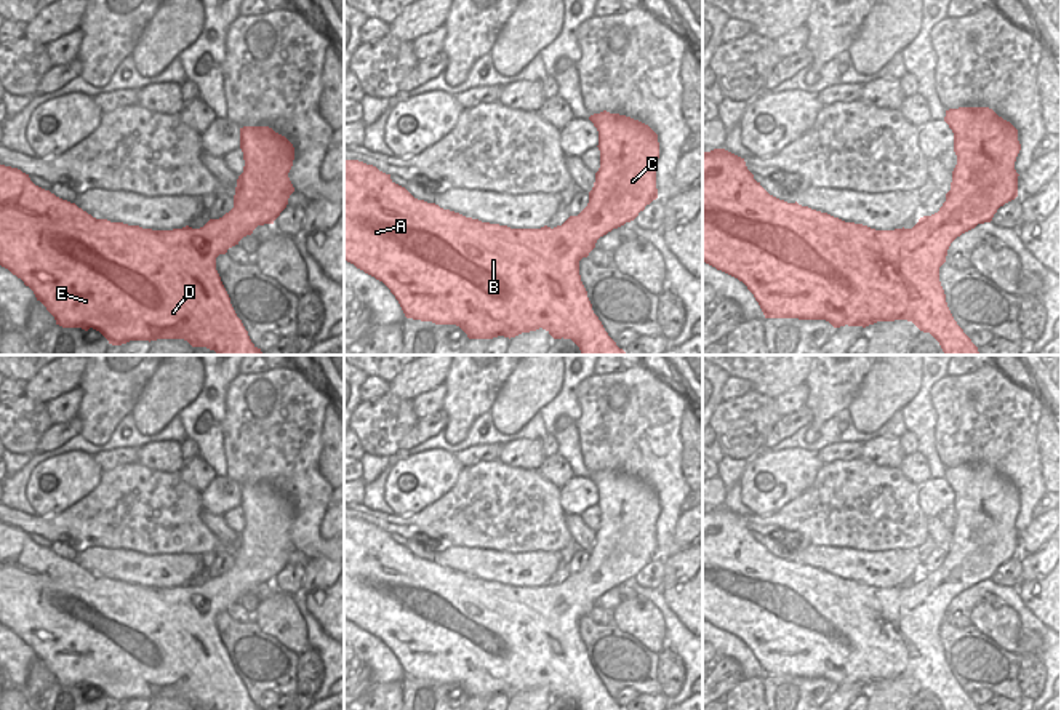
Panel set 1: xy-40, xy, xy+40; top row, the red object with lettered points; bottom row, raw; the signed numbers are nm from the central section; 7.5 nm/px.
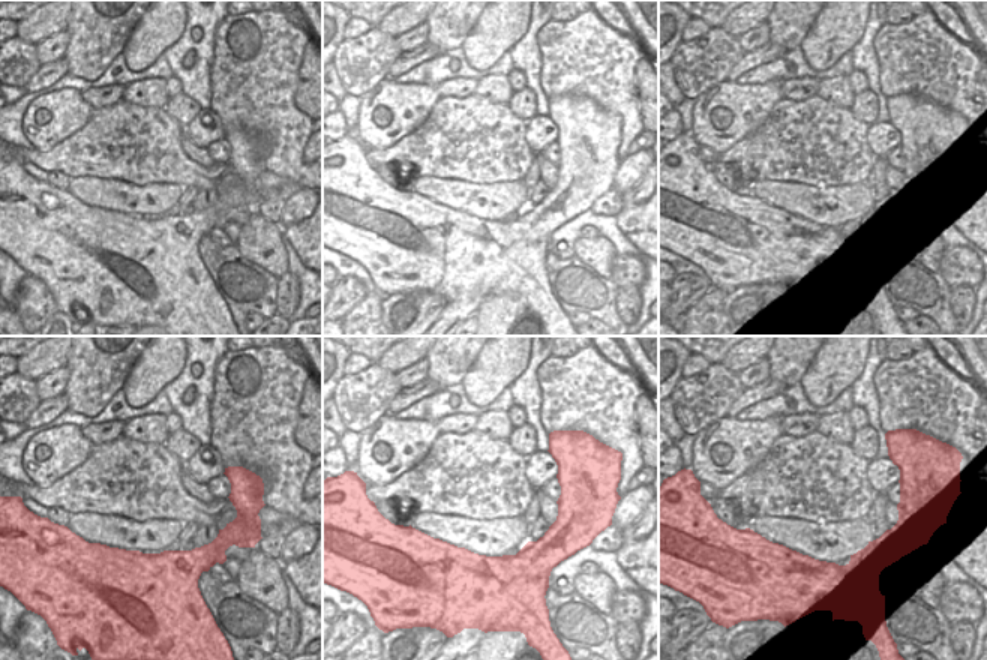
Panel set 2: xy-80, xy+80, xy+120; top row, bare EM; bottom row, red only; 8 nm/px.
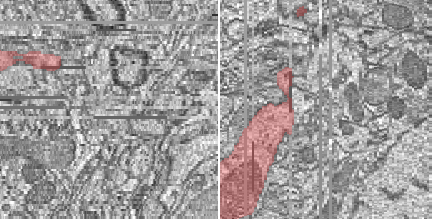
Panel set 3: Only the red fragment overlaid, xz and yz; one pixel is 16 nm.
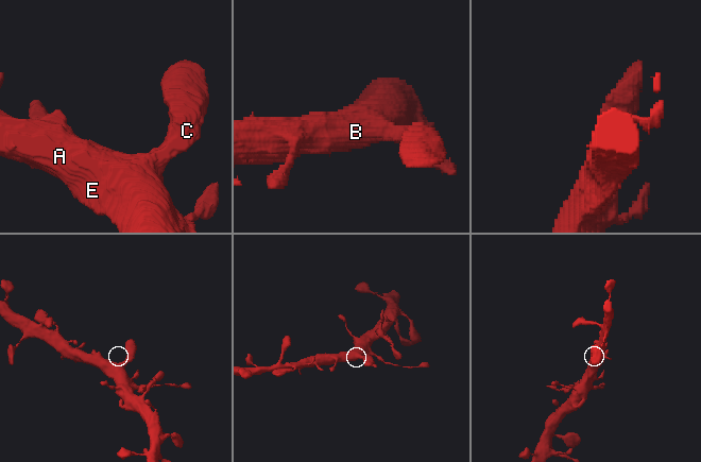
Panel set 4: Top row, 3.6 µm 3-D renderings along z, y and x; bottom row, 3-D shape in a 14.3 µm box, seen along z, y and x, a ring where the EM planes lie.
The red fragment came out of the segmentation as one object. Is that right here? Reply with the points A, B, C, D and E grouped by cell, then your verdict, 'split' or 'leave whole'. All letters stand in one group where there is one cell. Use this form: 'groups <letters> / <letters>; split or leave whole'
groups A B C D E; leave whole

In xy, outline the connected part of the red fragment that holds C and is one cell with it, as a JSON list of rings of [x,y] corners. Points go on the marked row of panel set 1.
[[[607,110],[589,117],[599,131],[600,168],[587,206],[554,229],[510,229],[482,222],[435,203],[414,198],[390,174],[358,160],[344,160],[344,261],[382,281],[398,301],[406,318],[456,325],[469,339],[515,337],[546,329],[554,339],[571,339],[581,355],[626,355],[608,336],[592,310],[581,281],[579,261],[587,257],[600,237],[634,221],[658,198],[658,134],[645,123]]]

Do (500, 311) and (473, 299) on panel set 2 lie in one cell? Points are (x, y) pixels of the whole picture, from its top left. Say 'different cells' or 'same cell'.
different cells

